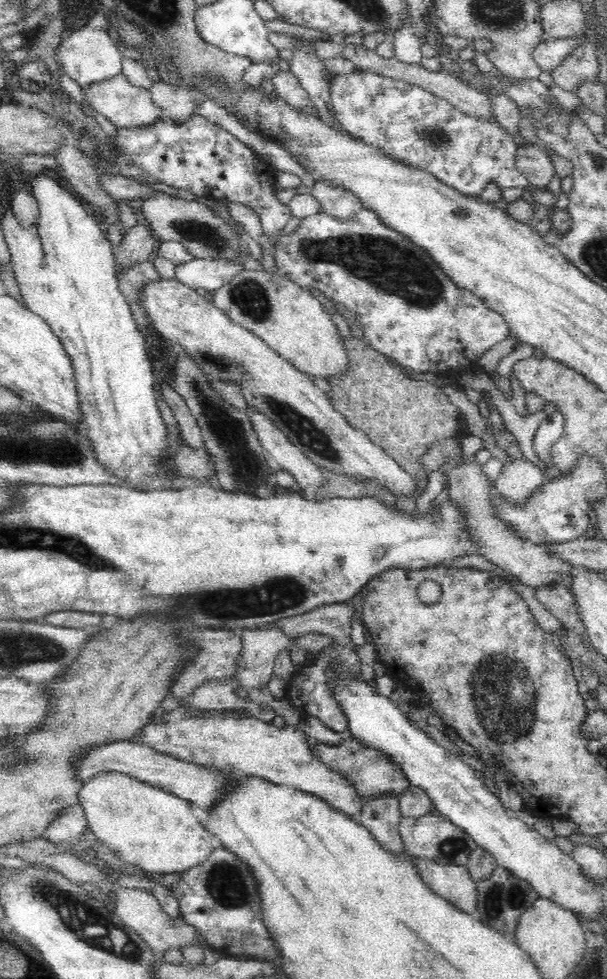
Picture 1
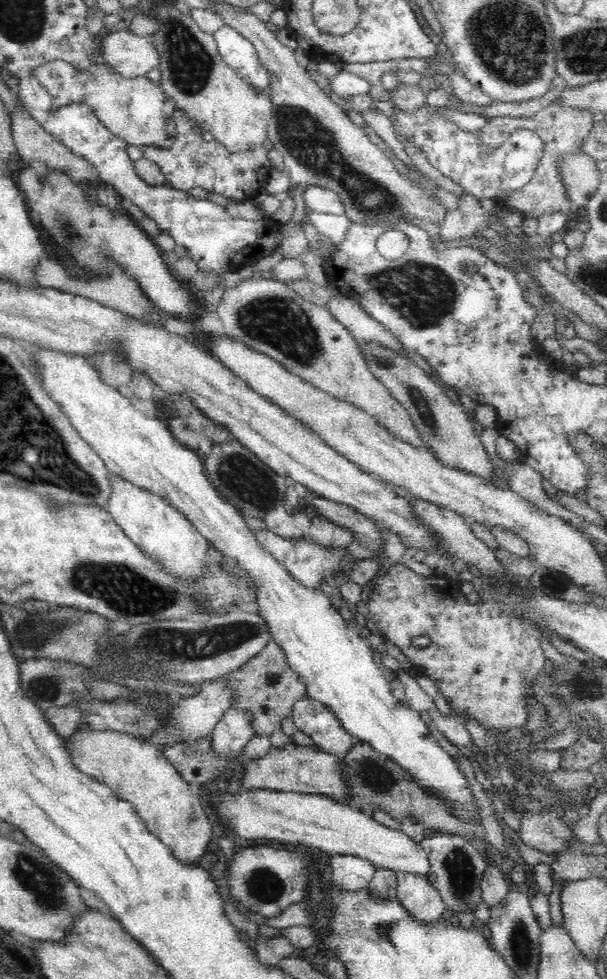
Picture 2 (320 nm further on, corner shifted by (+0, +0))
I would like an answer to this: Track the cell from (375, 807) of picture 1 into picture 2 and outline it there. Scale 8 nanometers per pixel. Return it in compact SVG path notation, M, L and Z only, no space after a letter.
M397 873L397 898L416 921L438 922L446 916L446 905L427 876Z

